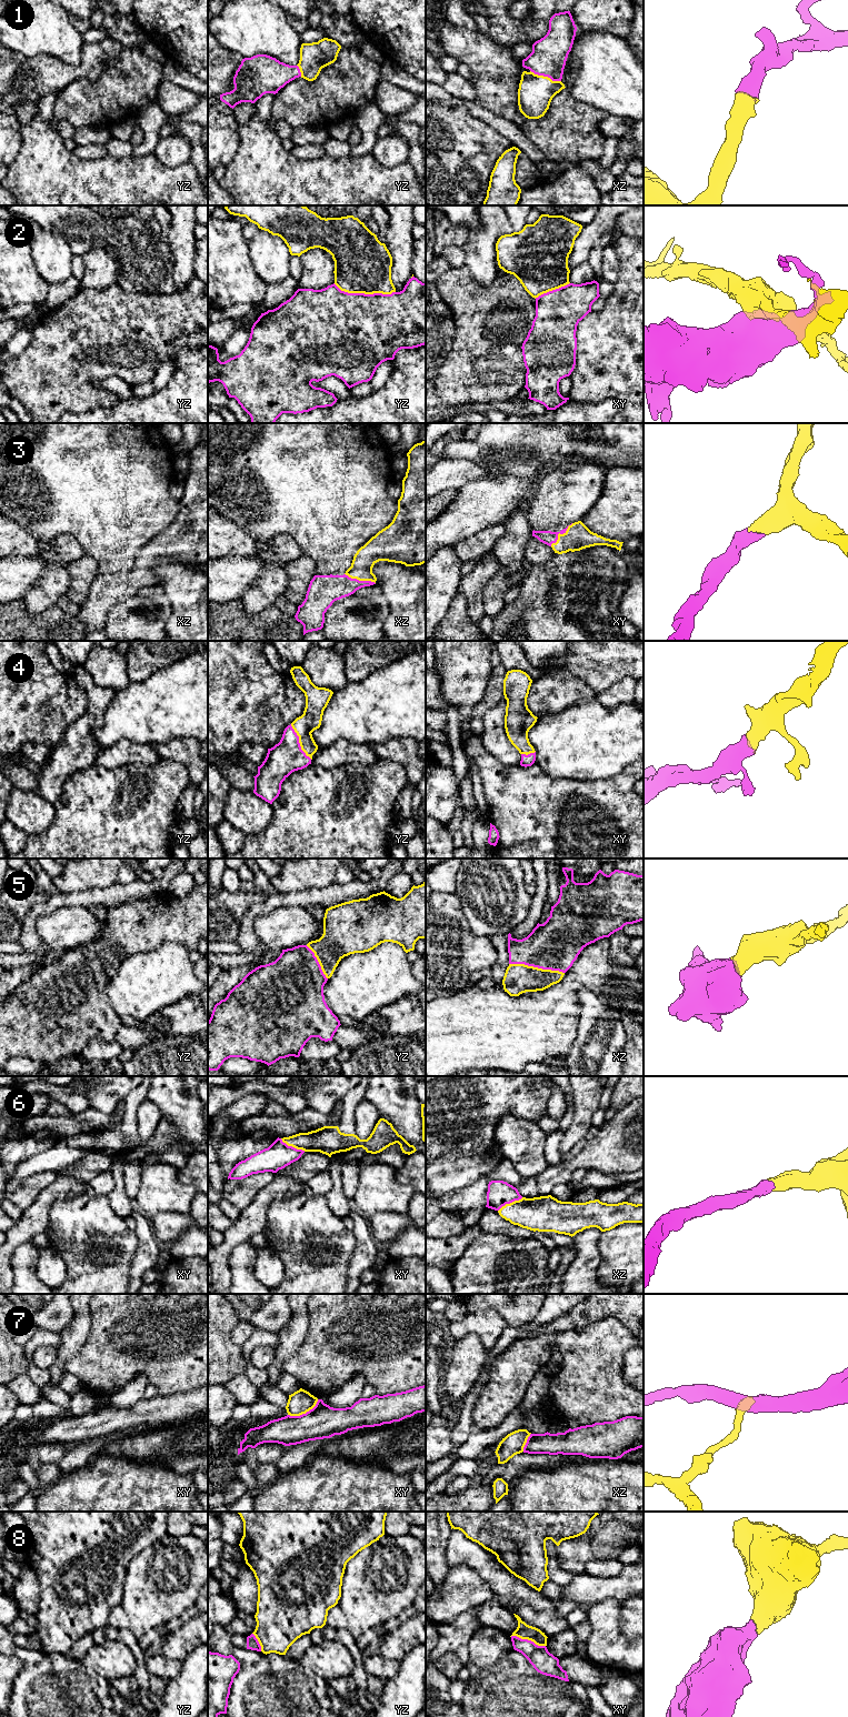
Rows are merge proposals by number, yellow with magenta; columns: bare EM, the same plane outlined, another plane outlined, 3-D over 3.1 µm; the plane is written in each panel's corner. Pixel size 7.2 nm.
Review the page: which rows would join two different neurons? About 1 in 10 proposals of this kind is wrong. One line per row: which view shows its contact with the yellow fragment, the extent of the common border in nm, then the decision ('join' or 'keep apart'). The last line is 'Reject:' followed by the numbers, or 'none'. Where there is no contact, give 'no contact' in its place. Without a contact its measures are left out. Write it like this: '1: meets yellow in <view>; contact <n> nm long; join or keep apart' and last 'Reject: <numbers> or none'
1: meets yellow in xz; contact 240 nm long; join
2: meets yellow in yz; contact 460 nm long; keep apart
3: meets yellow in xy; contact 240 nm long; join
4: meets yellow in yz; contact 300 nm long; join
5: meets yellow in xz; contact 400 nm long; join
6: meets yellow in xy; contact 200 nm long; join
7: meets yellow in xy; contact 260 nm long; keep apart
8: meets yellow in xy; contact 260 nm long; join
Reject: 2, 7

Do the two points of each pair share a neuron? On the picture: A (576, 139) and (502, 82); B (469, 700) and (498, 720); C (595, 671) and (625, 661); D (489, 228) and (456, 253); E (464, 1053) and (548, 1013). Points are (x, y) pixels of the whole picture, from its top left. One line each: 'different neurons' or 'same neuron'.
A: same neuron
B: different neurons
C: same neuron
D: different neurons
E: same neuron

